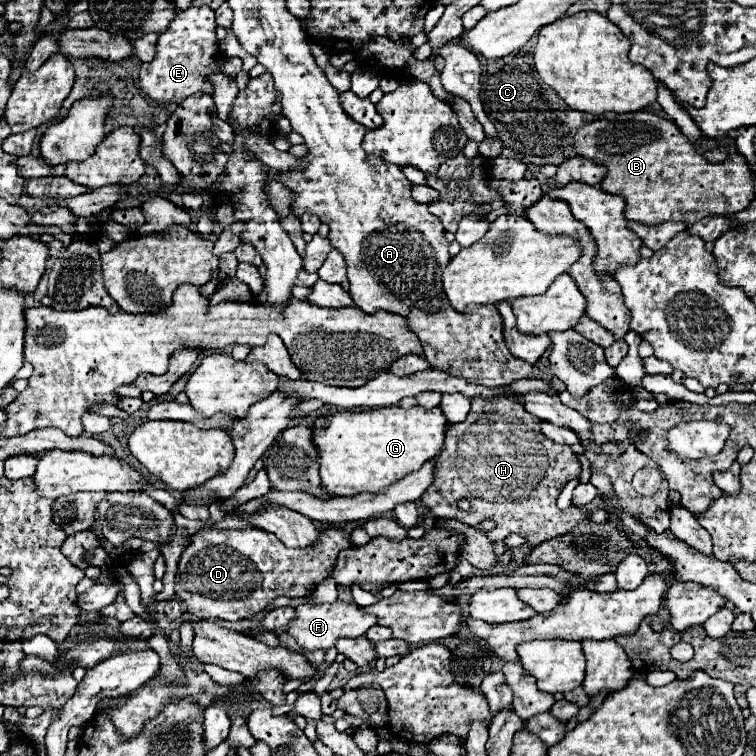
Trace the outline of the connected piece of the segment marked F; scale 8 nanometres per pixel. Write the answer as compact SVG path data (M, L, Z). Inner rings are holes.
M336 600L334 604L302 604L296 606L296 618L288 624L288 634L296 638L298 646L306 652L312 650L328 650L334 646L338 638L358 638L368 632L370 626L376 624L376 616L366 614L356 606L356 602L342 602Z

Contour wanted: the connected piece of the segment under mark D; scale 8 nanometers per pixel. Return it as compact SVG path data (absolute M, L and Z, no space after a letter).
M256 528L244 530L200 530L182 552L176 574L176 596L186 602L188 612L198 620L222 618L242 620L268 608L276 596L308 596L326 580L340 550L352 546L340 528L328 528L318 542L308 548L286 548L274 534Z

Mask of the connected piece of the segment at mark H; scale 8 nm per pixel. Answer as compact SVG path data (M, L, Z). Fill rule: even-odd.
M472 398L472 410L464 422L448 424L446 430L446 444L442 454L436 458L434 468L434 482L430 488L422 494L420 504L432 512L438 520L440 518L456 518L464 524L478 526L484 518L494 522L494 528L484 532L488 534L488 540L502 542L508 534L520 534L528 546L538 546L544 540L550 540L554 536L570 532L574 526L582 524L590 518L590 514L570 504L566 510L560 510L556 506L556 498L566 486L566 482L580 478L580 464L574 458L574 450L564 444L556 444L550 438L546 438L540 430L542 420L528 414L524 410L524 404L518 402L518 398ZM460 500L470 500L470 510L462 512L458 508Z

